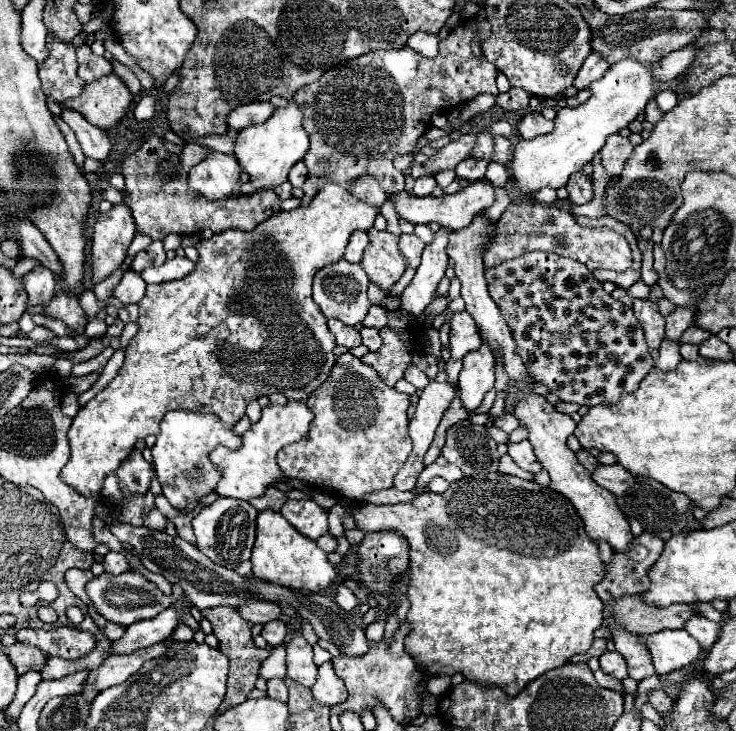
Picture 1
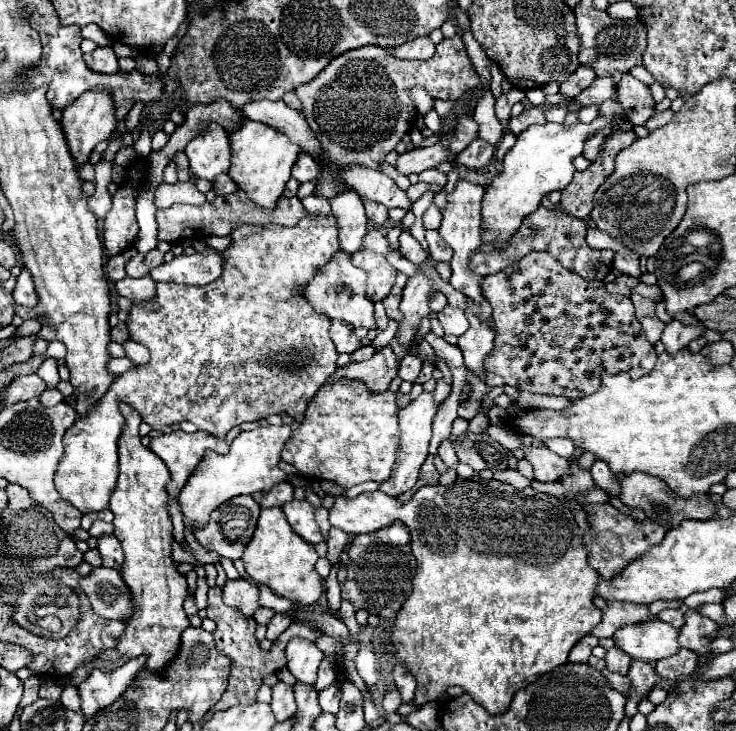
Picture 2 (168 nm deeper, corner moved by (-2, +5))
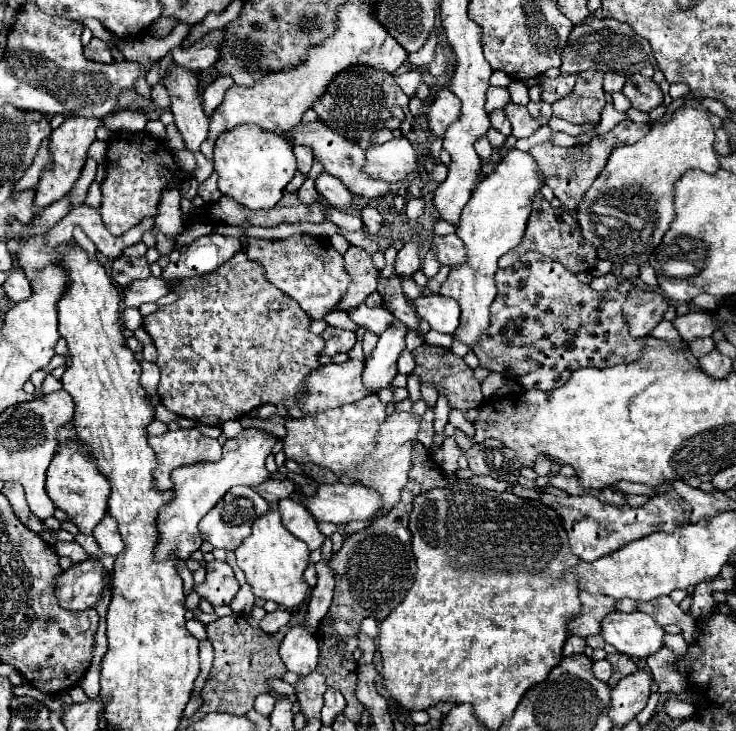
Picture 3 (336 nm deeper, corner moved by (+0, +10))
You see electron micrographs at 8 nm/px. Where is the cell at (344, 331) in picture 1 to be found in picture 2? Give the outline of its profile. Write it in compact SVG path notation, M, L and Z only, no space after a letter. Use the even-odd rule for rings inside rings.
M336 319L330 325L330 337L332 337L338 353L354 353L356 349L362 347L362 341L354 335L354 331Z

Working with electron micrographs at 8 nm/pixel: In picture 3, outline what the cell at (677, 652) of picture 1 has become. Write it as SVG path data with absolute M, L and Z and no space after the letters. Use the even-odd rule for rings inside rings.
M612 612L602 624L602 636L620 654L648 658L664 646L664 628L644 612Z

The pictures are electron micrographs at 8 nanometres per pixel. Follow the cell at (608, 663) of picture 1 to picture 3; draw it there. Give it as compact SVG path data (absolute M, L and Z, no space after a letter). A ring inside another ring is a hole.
M620 652L608 654L606 658L608 658L608 662L614 666L614 674L612 674L612 678L610 678L610 682L608 682L608 686L614 686L620 678L624 678L624 676L628 676L628 674L632 674L632 672L636 670L636 662L634 662L632 658L628 658L628 656L624 656L624 654L620 654Z

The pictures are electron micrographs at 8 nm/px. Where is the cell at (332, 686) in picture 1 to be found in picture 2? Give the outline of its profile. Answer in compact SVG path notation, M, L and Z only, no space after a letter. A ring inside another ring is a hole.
M336 683L330 685L328 689L324 689L324 691L318 693L318 699L320 699L322 711L336 715L338 713L338 703L340 703L340 687Z

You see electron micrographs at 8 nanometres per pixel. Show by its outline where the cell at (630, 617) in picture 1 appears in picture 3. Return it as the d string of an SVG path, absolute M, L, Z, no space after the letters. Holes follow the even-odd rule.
M580 592L580 602L582 602L582 614L568 624L570 634L576 634L576 636L600 634L602 620L608 614L616 612L616 600L610 596L604 596L604 594Z

